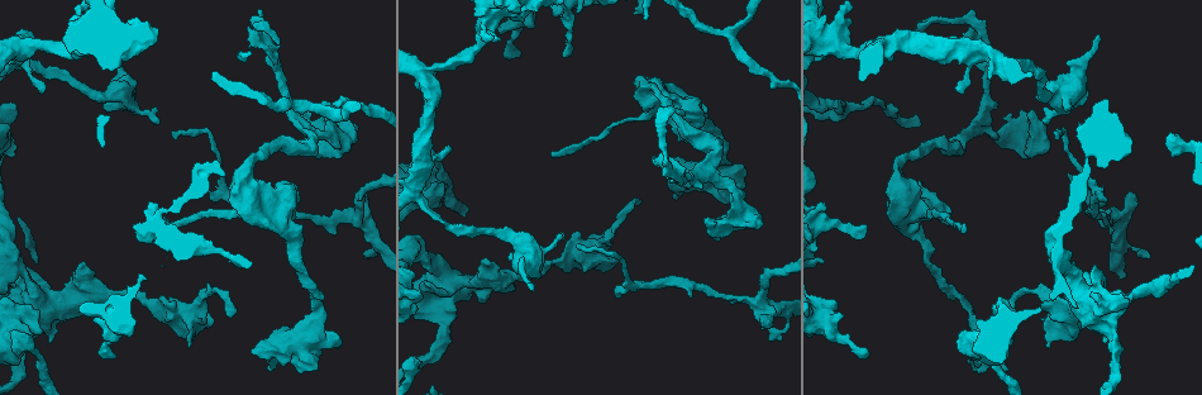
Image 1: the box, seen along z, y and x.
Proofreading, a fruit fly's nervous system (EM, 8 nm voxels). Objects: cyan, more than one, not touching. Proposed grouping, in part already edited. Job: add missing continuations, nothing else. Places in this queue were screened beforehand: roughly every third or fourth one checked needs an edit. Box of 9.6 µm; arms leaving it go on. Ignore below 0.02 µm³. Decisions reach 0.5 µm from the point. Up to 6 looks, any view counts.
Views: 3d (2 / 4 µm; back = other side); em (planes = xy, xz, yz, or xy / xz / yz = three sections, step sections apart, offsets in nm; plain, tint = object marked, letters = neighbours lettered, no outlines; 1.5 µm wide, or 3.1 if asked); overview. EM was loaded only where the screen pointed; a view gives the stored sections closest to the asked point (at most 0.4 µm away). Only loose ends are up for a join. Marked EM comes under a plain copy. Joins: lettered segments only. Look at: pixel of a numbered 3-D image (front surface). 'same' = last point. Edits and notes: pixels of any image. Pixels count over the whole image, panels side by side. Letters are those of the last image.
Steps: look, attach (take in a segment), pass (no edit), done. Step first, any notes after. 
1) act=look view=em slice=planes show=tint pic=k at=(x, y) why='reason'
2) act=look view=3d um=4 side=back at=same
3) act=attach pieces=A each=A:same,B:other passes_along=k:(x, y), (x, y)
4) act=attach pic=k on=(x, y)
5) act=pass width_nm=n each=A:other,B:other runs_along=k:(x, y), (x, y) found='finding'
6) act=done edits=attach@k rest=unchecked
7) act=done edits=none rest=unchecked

act=look view=3d um=4 pic=1 at=(1133, 193) why='branch stops here'

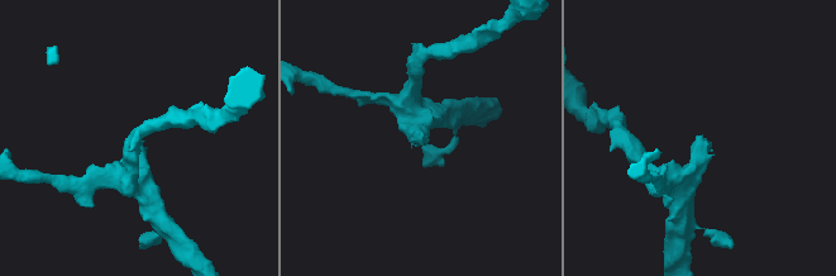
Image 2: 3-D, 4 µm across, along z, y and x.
act=look view=em slice=planes show=letters pic=2 at=(427, 132)

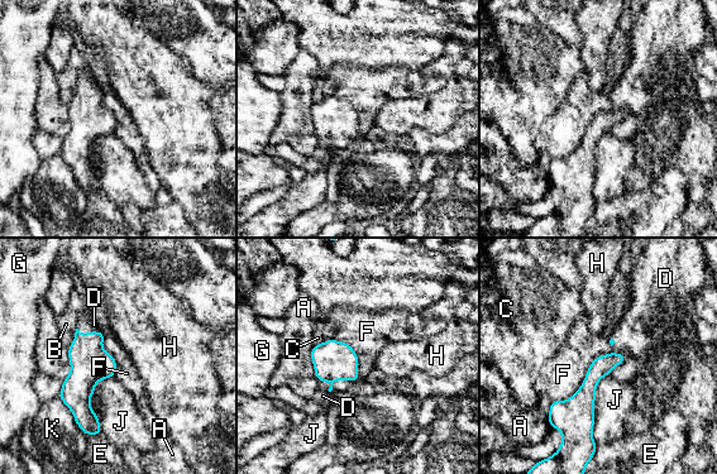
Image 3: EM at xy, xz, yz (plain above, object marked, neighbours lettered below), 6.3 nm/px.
act=attach pieces=D each=A:other,B:other,C:other,D:same,E:other,F:other,G:other,H:other,J:other,K:other found='it goes on there'

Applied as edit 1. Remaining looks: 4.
act=look view=overview why='see it whole again'

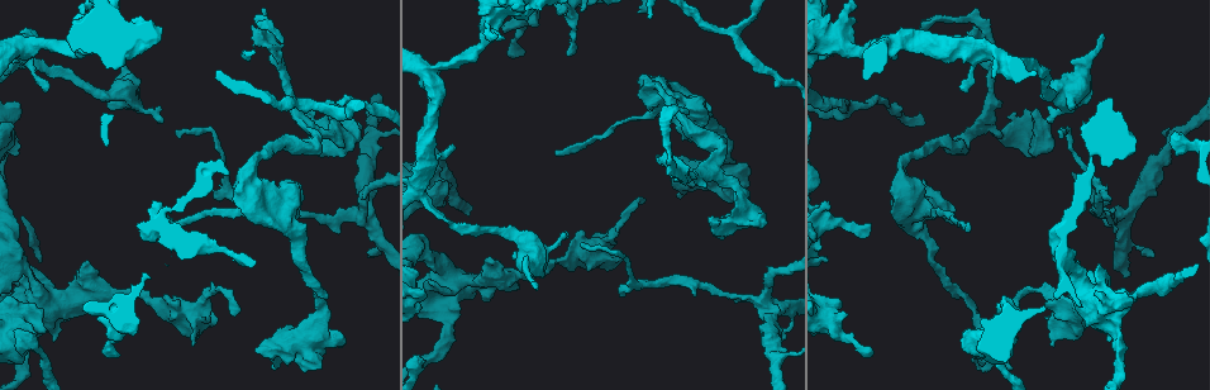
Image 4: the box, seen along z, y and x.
act=look view=3d um=2 pic=4 at=(557, 156) why='branch stops here'

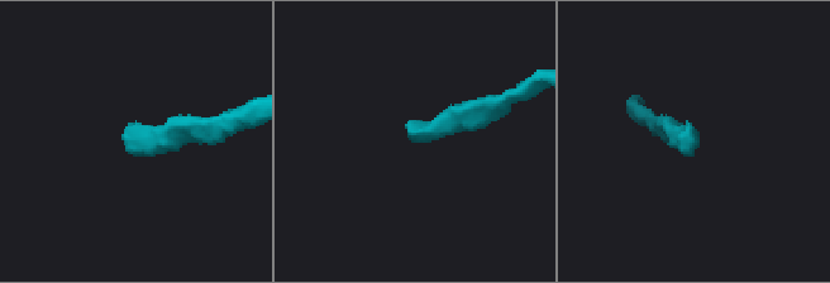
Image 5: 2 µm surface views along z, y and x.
act=look view=em slice=yz step=8 show=letters pic=5 at=(412, 140) why='need the tissue'

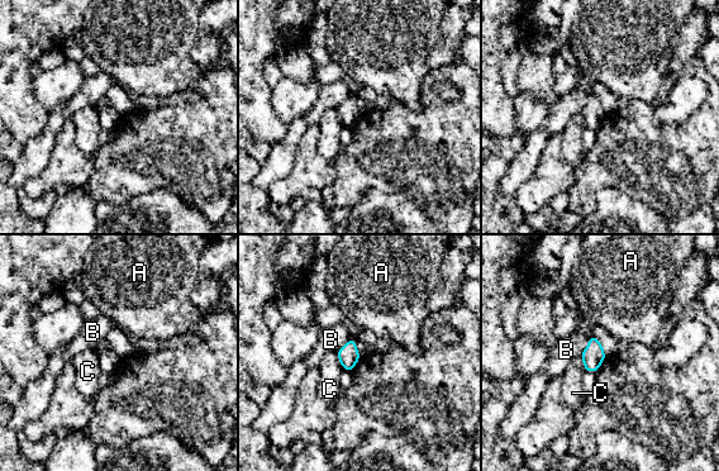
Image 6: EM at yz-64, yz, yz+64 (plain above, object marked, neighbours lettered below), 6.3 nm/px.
act=look view=em slice=planes show=letters at=same why='another direction'

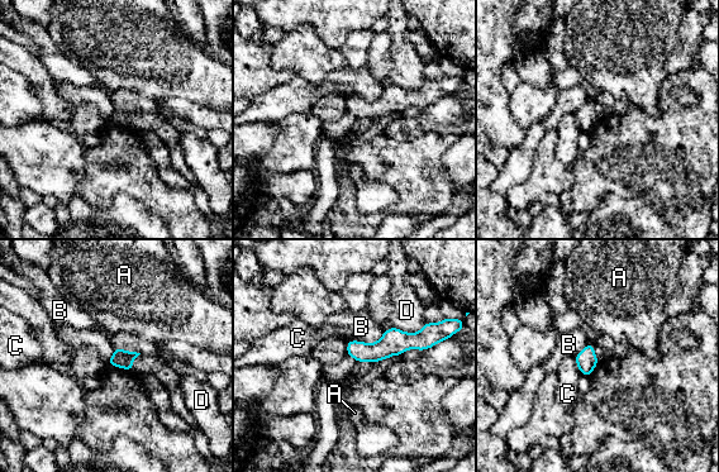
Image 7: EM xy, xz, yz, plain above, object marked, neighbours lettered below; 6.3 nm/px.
act=pass each=A:other,B:other,C:other,D:other border=7:(385, 330), (374, 342), (347, 342) found='none of them fits'

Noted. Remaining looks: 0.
act=done edits=attach@3 rest=unchecked

